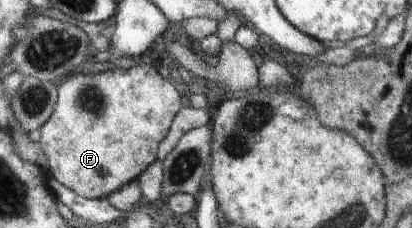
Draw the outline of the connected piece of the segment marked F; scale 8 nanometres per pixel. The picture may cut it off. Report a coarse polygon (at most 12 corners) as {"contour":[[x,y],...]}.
{"contour":[[142,61],[77,71],[38,143],[91,200],[137,180],[185,102]]}

